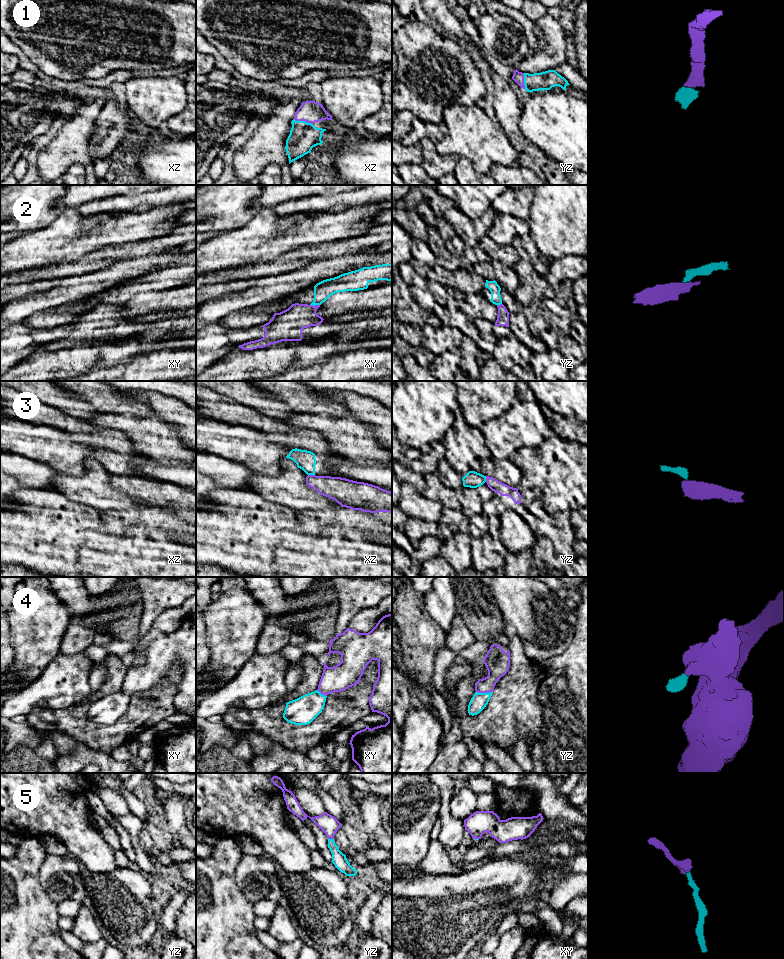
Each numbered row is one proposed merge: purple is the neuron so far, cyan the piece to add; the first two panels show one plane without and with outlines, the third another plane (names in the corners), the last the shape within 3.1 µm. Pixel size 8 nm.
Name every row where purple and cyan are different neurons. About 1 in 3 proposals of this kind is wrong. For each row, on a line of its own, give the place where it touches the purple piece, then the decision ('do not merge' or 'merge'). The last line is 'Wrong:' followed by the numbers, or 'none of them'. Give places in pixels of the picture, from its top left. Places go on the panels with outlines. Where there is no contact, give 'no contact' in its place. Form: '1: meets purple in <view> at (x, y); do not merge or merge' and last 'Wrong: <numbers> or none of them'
1: meets purple in xz at (303, 120); merge
2: meets purple in xy at (315, 305); do not merge
3: meets purple in xz at (311, 475); do not merge
4: meets purple in yz at (484, 692); merge
5: meets purple in yz at (331, 838); merge
Wrong: 2, 3

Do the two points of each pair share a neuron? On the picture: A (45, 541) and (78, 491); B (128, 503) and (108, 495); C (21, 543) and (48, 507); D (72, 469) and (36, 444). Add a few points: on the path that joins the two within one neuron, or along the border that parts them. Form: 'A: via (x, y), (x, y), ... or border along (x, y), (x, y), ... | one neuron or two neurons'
A: border along (51, 489), (62, 493), (71, 500), (94, 508) | two neurons
B: via (123, 502), (113, 499) | one neuron
C: via (30, 534), (48, 516) | one neuron
D: via (63, 460), (56, 453), (45, 448) | one neuron

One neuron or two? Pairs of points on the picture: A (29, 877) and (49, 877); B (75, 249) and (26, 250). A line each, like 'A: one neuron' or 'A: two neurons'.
A: two neurons
B: one neuron

